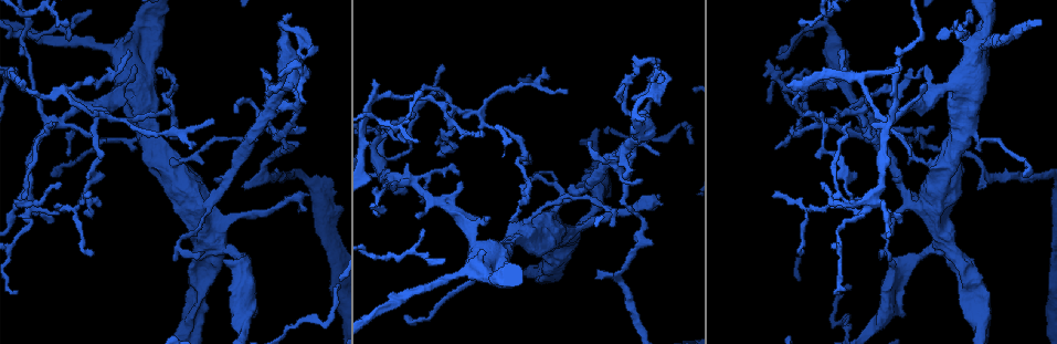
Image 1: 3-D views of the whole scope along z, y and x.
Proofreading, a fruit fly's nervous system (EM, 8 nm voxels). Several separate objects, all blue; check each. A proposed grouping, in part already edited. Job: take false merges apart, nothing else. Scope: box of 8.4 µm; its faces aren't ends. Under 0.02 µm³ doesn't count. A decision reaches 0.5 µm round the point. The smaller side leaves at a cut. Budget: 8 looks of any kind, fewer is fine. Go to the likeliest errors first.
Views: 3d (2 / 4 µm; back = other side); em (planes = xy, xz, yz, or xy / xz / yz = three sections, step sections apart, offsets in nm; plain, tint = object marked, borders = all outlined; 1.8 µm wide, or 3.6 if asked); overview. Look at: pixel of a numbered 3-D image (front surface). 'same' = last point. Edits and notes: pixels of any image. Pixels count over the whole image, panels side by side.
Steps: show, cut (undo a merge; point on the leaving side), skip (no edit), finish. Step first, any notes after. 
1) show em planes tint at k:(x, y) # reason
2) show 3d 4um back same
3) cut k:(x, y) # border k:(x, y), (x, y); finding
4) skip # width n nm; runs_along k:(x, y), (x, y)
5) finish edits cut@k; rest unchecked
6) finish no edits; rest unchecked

show 3d 4um back at 1:(258, 120) # arms part here

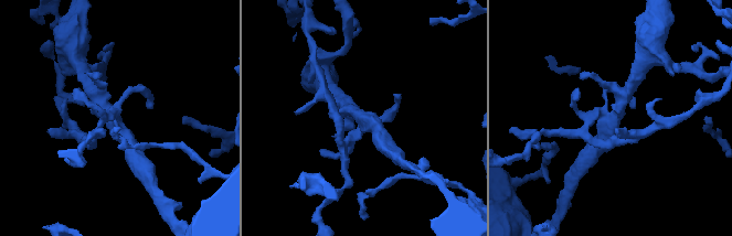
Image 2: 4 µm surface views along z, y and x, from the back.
show em xy step 8 plain at 2:(610, 121) # need the tissue

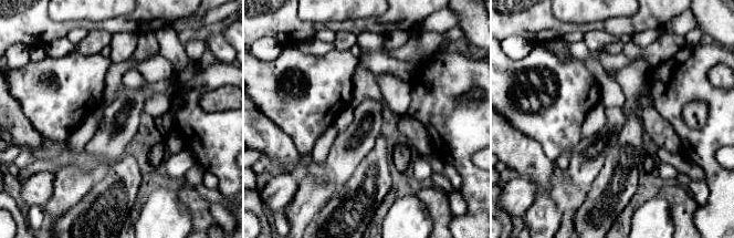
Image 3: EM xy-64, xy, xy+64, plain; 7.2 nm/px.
show em xy step 8 tint same

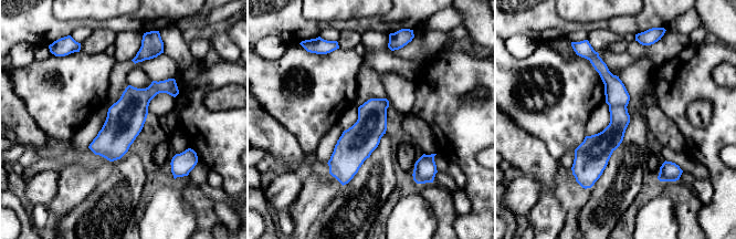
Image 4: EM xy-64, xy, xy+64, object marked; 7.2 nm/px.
skip # one neuron here

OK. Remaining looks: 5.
show em xy step 8 tint at 1:(378, 164) # calibre changes

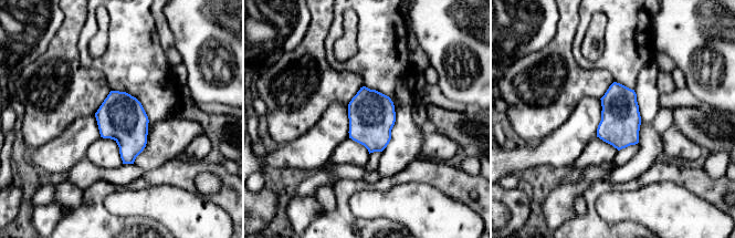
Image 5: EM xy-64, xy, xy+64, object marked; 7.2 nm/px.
show em planes tint same

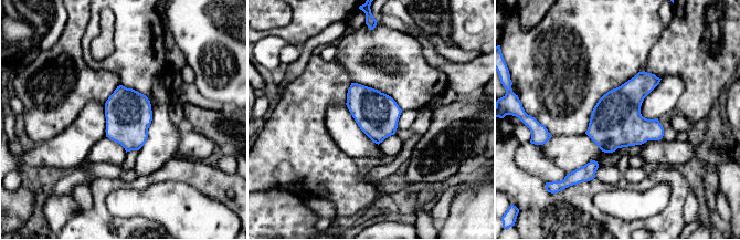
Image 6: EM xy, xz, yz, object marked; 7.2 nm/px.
skip # width 320 nm; continuous, no second neuron

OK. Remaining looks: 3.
show 3d 2um at 1:(942, 245) # thick turns thin

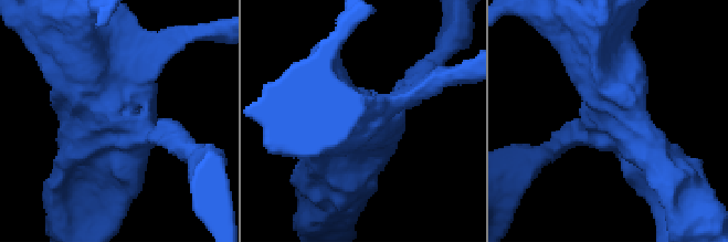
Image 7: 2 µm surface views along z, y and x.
show em xy step 8 plain at 7:(614, 119) # need the tissue

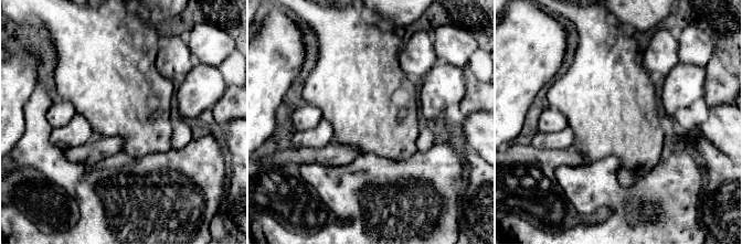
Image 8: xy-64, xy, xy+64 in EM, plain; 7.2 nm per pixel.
show em xy step 8 tint same

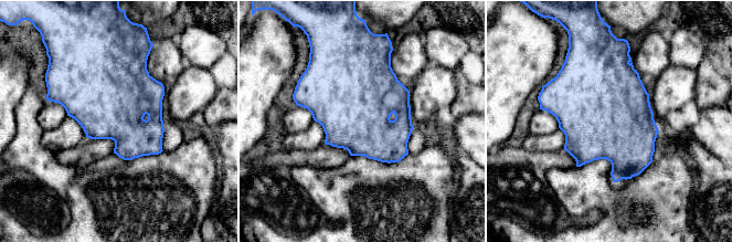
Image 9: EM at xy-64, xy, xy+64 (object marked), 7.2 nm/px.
skip # all the same neuron

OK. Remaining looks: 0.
finish no edits; rest unchecked

